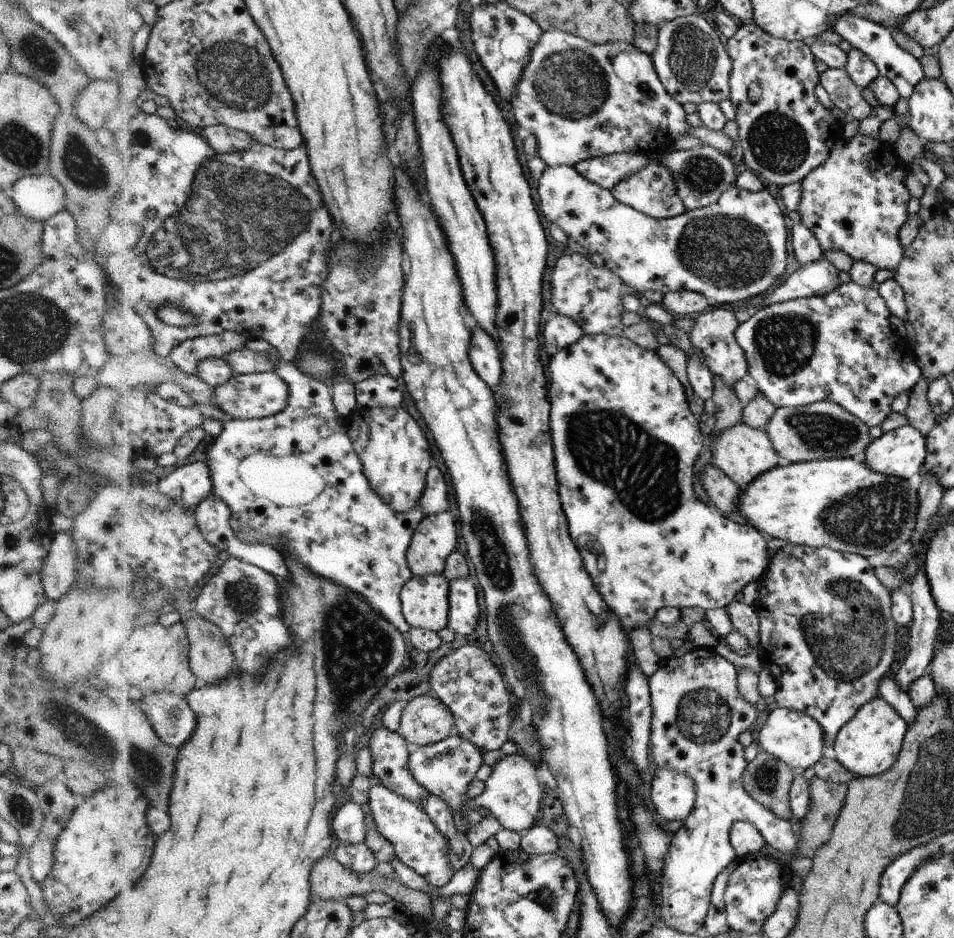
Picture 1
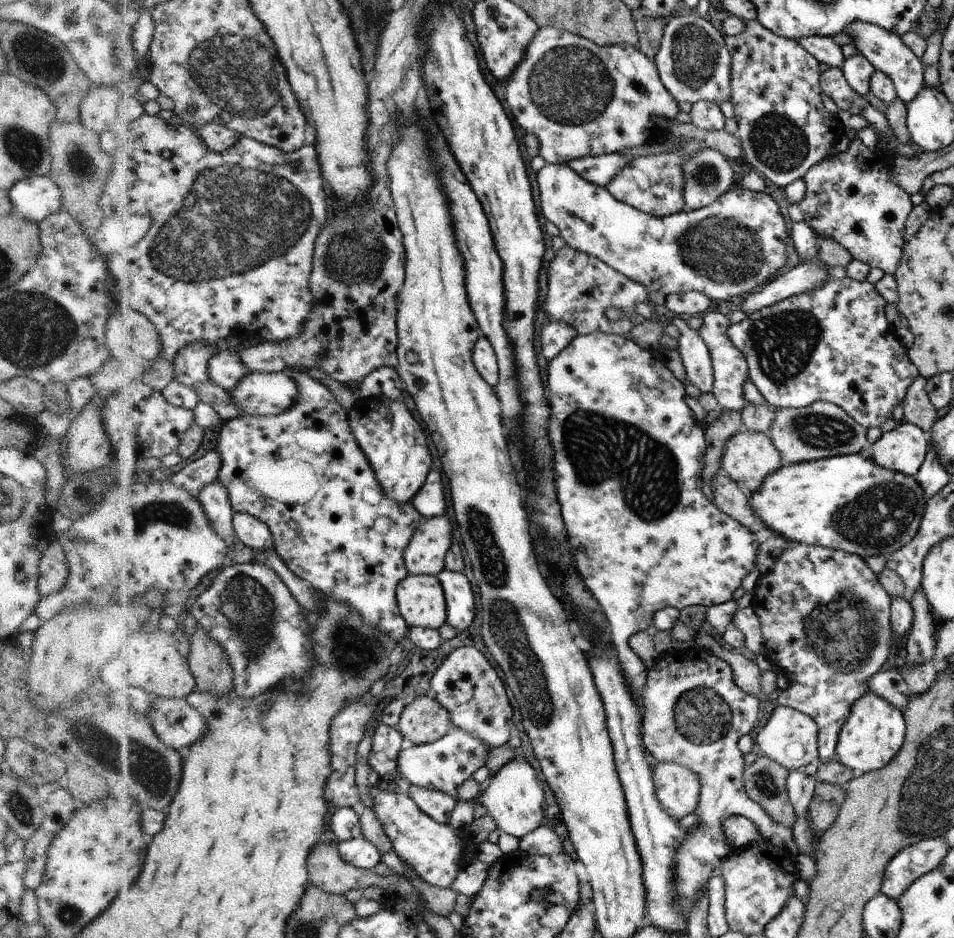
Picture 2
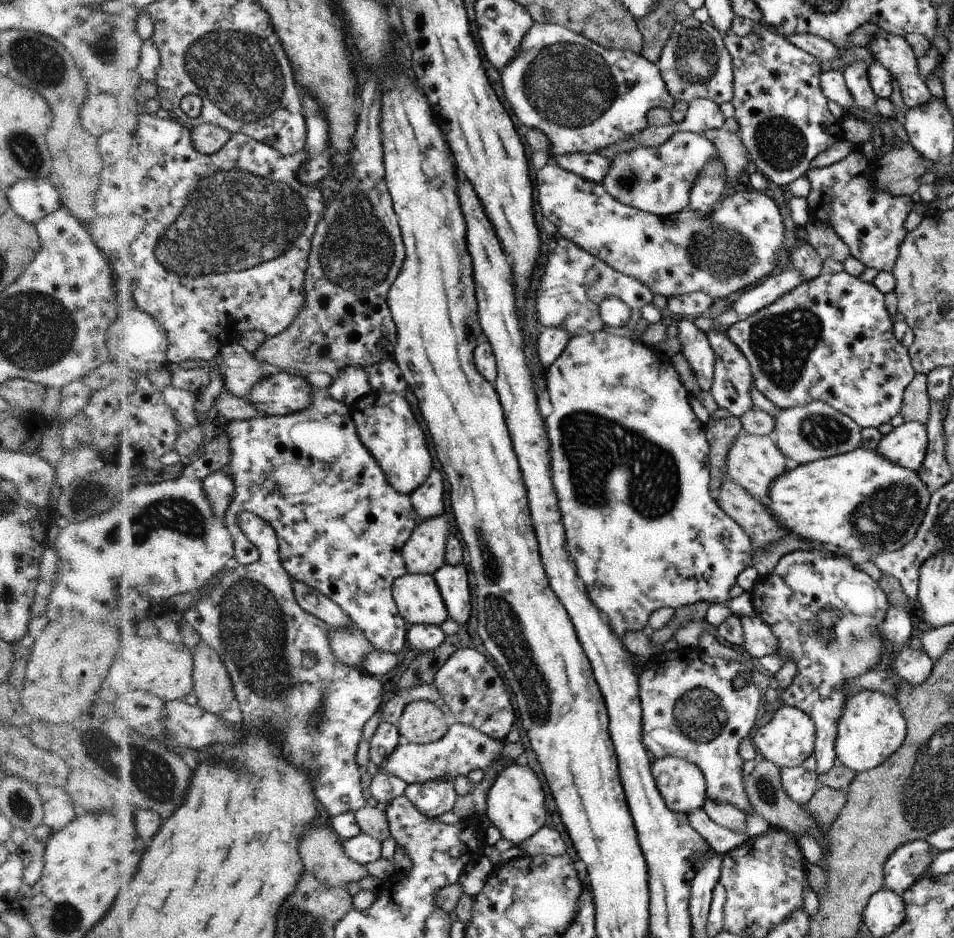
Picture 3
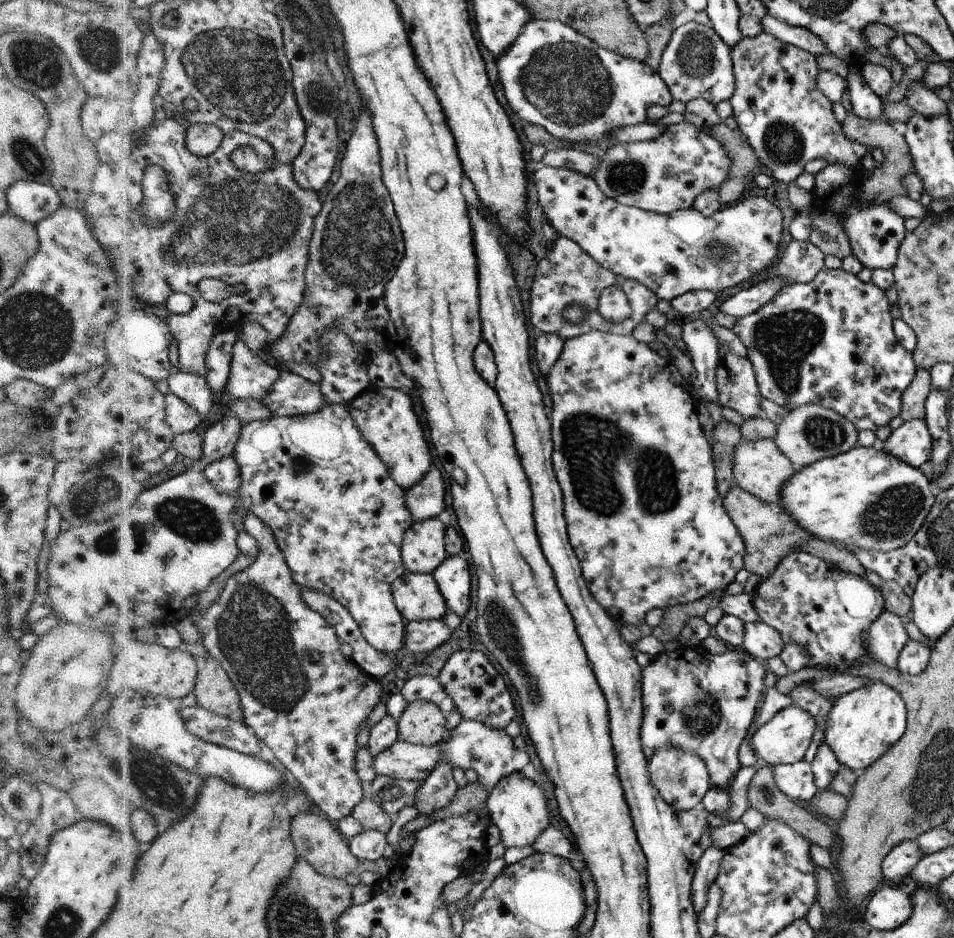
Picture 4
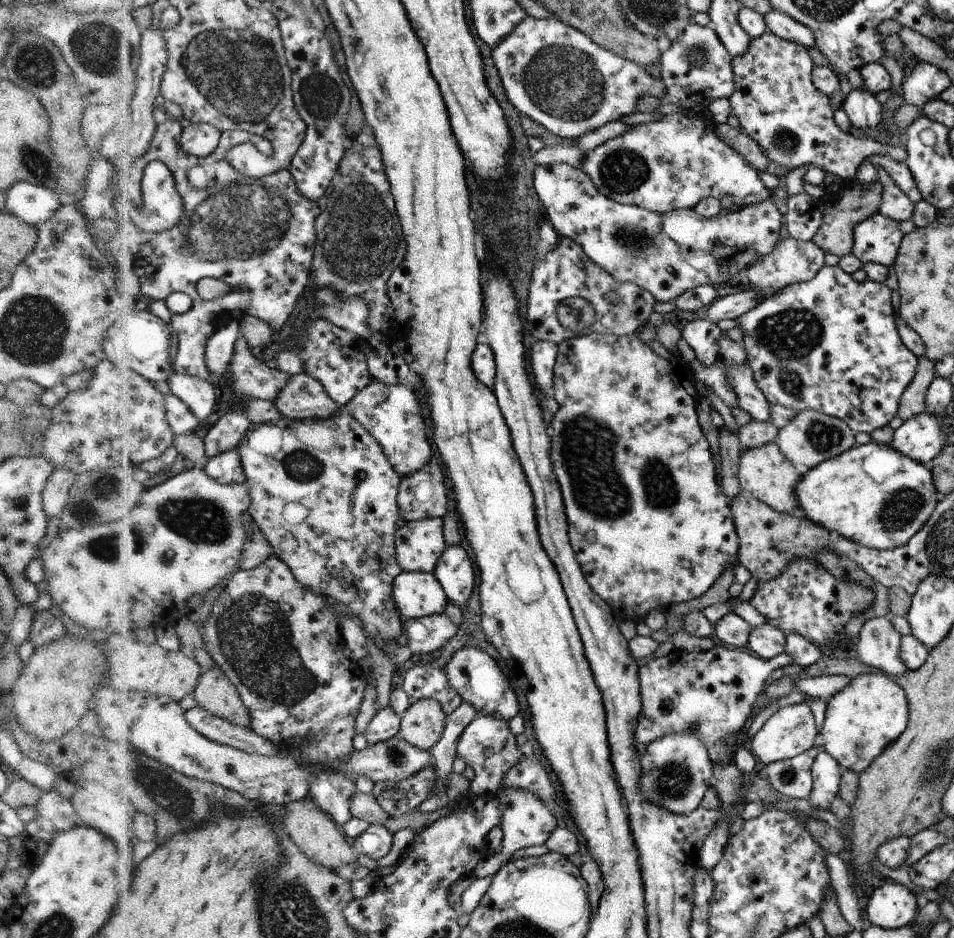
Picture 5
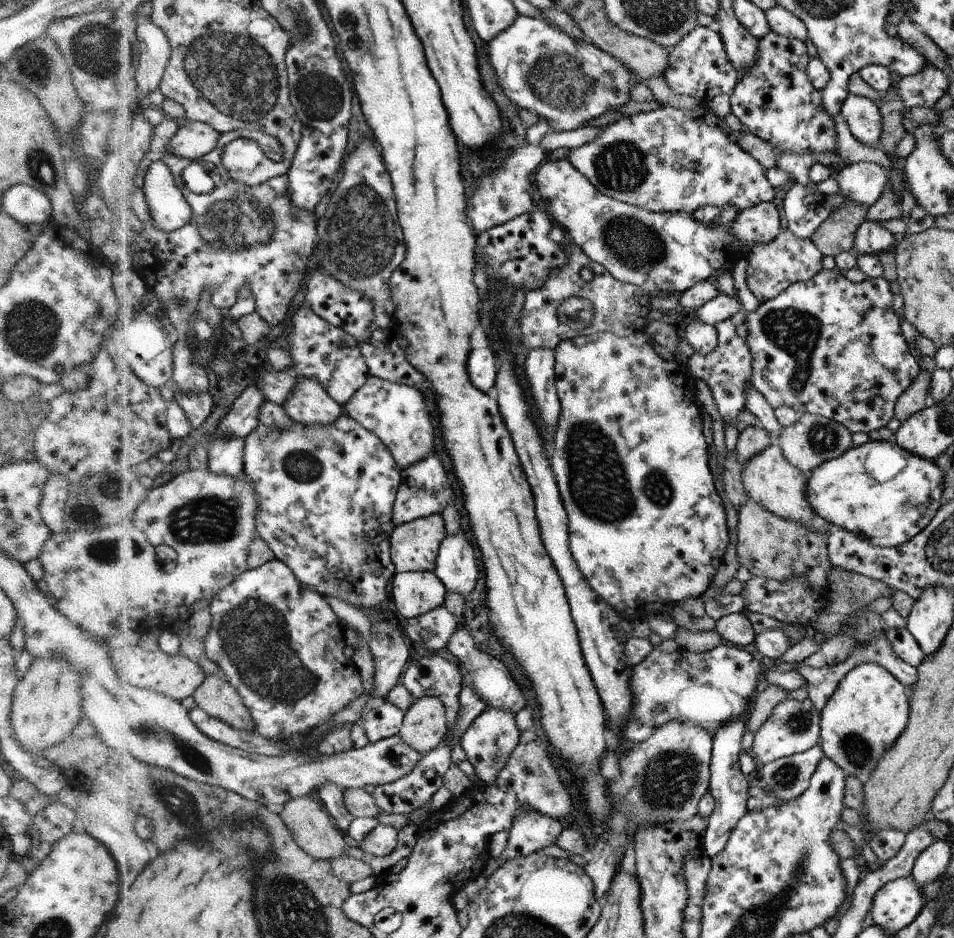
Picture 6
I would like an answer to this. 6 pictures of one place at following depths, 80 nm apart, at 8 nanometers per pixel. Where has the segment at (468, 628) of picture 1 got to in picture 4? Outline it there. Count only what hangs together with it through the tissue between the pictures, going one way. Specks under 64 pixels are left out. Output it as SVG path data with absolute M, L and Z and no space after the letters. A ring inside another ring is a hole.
M460 555L448 557L448 560L435 570L434 577L449 612L452 611L462 618L470 608L472 590L470 568L466 560L462 560Z

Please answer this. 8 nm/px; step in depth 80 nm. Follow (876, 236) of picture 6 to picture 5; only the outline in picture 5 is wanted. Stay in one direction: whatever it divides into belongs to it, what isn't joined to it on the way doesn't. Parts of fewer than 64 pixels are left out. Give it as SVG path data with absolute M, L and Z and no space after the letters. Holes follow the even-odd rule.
M876 211L866 220L861 220L853 230L852 253L863 264L874 263L894 266L902 240L900 224L893 218Z

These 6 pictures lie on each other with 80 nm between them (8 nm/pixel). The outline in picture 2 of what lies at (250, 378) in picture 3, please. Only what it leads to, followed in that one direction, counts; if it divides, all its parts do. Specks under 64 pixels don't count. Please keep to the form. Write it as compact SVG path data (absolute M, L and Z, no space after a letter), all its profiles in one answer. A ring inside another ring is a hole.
M226 349L218 353L209 364L208 379L219 384L227 391L234 390L238 383L251 372L243 360L240 360L239 349Z

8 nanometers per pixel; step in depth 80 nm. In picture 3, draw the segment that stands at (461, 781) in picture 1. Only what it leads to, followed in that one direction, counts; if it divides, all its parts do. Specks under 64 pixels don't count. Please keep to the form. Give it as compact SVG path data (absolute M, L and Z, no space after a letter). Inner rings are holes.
M454 723L447 730L446 736L431 743L399 744L397 749L380 768L401 778L407 785L424 784L428 781L445 780L453 782L456 776L467 775L472 770L488 768L502 753L504 744L482 734L471 726Z

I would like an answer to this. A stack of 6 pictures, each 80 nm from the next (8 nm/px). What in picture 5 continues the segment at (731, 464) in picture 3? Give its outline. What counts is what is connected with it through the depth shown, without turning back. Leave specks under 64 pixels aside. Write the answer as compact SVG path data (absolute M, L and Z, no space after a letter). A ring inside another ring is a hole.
M770 441L759 447L744 449L739 456L737 472L742 490L754 495L770 508L781 513L804 516L799 508L795 488L802 475L795 469L794 464L783 454L776 442Z

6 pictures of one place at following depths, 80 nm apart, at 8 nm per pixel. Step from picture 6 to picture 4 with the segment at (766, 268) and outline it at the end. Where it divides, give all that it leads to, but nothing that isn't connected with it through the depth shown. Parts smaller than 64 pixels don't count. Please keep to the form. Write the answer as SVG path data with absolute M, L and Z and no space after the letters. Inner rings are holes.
M791 242L779 264L773 264L765 278L784 277L790 283L812 282L825 267L825 254L814 243Z

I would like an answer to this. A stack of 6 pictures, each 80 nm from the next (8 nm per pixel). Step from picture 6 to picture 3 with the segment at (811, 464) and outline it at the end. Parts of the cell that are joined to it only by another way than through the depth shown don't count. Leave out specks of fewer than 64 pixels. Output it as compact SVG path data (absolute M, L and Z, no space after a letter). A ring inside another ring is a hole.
M812 401L810 405L781 409L775 419L775 429L771 437L784 456L803 465L860 448L861 430L861 426L853 418L842 414L828 403Z

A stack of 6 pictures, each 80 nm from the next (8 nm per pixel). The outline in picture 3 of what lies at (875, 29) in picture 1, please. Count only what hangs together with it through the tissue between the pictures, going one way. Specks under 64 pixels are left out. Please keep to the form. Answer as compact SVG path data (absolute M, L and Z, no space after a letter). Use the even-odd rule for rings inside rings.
M878 31L866 48L898 81L900 94L908 109L922 106L930 97L927 84L920 78L919 59L905 37L886 31Z

